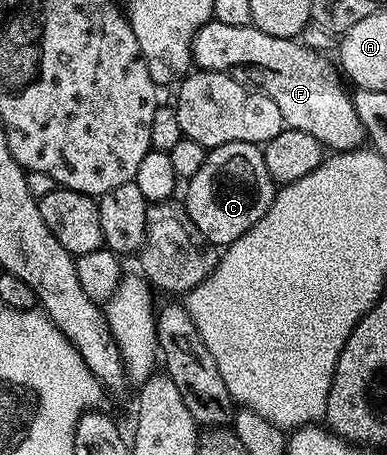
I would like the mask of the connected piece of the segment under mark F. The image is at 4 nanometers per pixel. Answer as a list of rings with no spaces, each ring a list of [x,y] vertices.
[[[210,20],[200,28],[198,35],[194,35],[192,44],[192,60],[197,70],[225,73],[274,99],[278,111],[282,111],[285,126],[314,135],[314,139],[321,141],[325,150],[355,151],[365,144],[364,128],[358,119],[358,111],[354,111],[349,92],[345,92],[340,83],[337,66],[333,62],[332,66],[328,59],[325,54],[306,48],[299,40],[290,37],[278,39],[274,35],[266,35],[266,31],[258,31],[253,24],[246,27],[229,27],[226,23]]]

